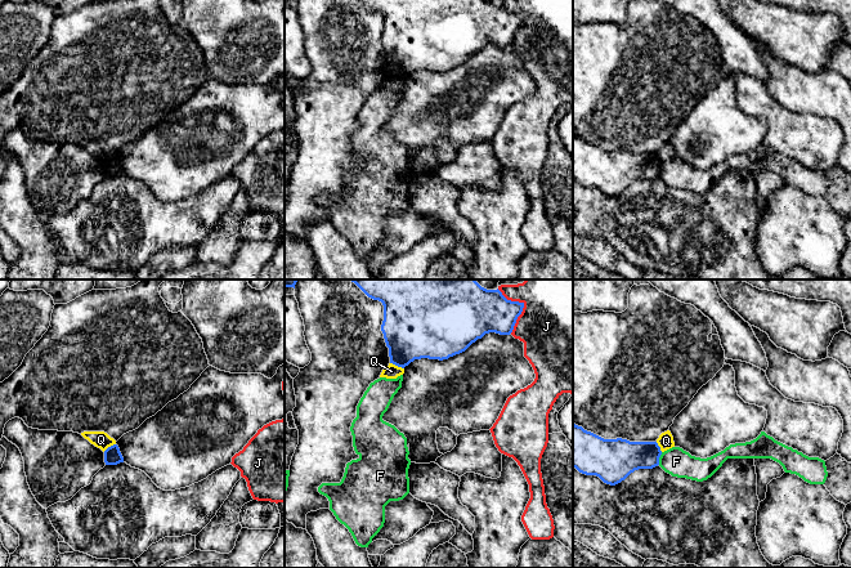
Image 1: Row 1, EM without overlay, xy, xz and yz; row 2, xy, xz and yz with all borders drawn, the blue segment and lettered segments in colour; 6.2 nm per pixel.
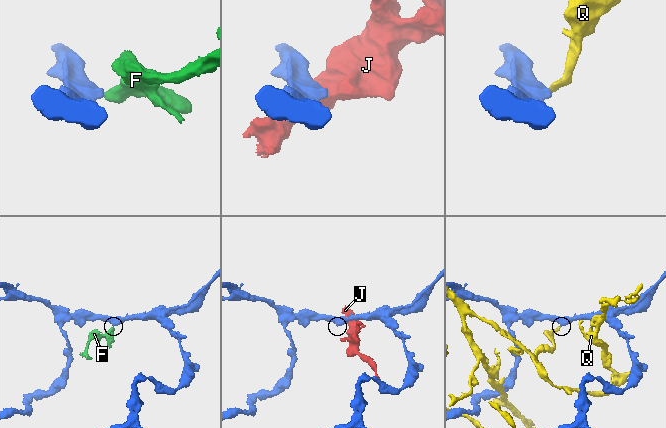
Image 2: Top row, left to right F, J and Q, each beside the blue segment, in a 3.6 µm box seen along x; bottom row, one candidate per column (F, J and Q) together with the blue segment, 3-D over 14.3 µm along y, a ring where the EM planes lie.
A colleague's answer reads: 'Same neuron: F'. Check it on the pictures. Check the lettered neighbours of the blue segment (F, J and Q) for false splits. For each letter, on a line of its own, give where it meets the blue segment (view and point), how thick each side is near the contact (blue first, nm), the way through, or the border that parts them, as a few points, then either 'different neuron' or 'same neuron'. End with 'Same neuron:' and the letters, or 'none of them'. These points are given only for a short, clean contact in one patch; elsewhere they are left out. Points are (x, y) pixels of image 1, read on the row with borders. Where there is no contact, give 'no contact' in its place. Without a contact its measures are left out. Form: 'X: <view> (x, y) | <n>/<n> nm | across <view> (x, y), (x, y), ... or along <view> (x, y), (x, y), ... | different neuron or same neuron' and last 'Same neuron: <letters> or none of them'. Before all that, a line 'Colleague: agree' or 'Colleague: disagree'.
Colleague: disagree
F: yz (658, 459) | 240/170 nm | along yz (662, 452), (658, 464) | different neuron
J: xz (523, 305) | 280/500 nm | different neuron
Q: xz (397, 365) | 380/90 nm | along xz (390, 362), (403, 369) | different neuron
Same neuron: none of them

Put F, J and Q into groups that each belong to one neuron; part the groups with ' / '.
F / J / Q

